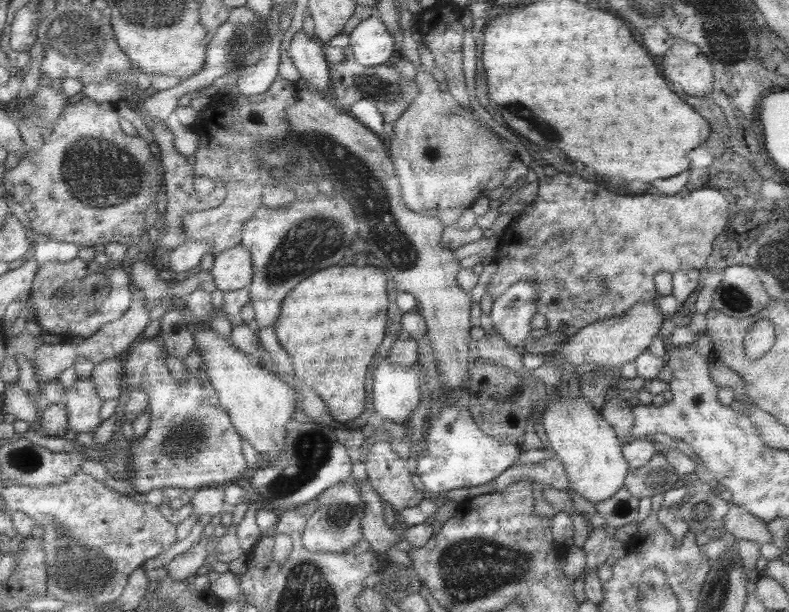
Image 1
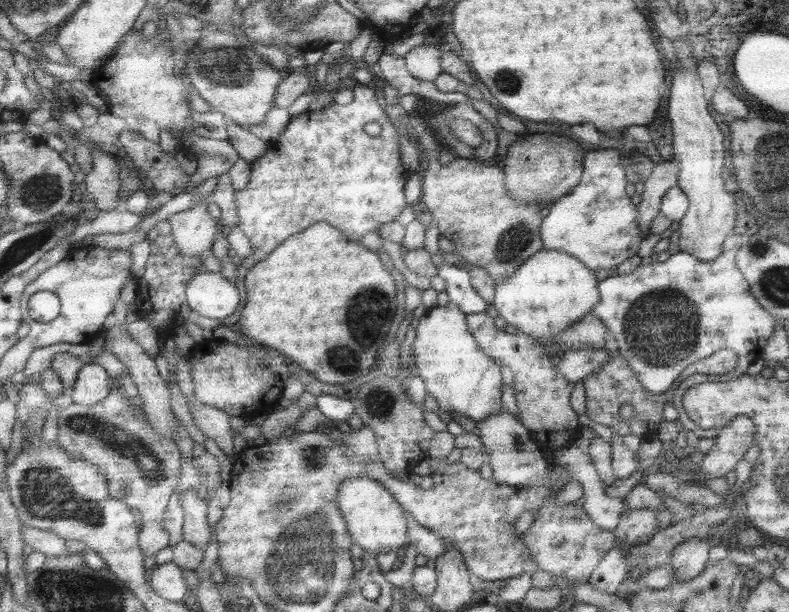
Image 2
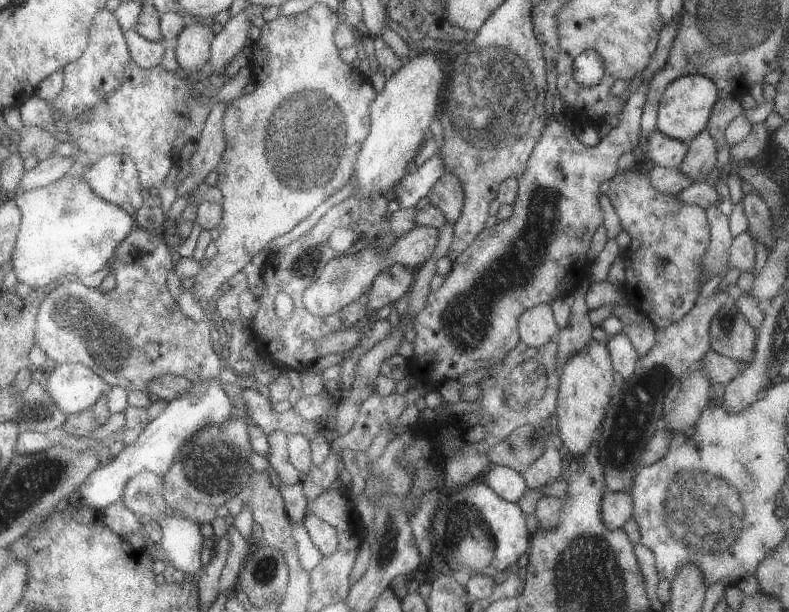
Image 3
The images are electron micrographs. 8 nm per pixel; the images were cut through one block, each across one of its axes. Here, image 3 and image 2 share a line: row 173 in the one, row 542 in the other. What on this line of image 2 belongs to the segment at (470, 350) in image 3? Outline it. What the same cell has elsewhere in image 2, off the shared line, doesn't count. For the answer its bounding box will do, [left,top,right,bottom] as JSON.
[521,504,617,584]

